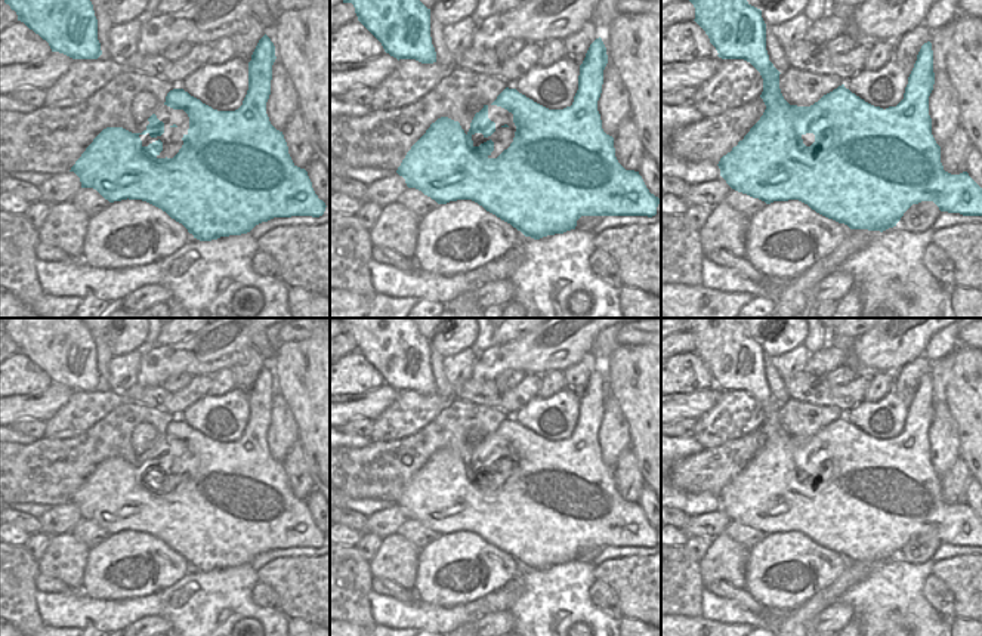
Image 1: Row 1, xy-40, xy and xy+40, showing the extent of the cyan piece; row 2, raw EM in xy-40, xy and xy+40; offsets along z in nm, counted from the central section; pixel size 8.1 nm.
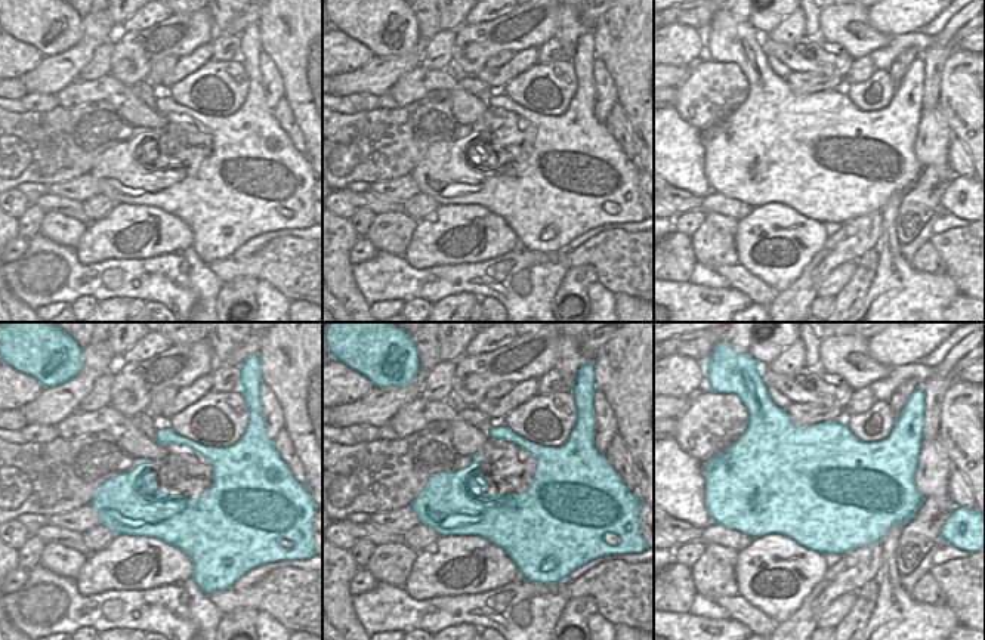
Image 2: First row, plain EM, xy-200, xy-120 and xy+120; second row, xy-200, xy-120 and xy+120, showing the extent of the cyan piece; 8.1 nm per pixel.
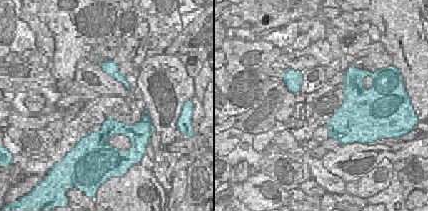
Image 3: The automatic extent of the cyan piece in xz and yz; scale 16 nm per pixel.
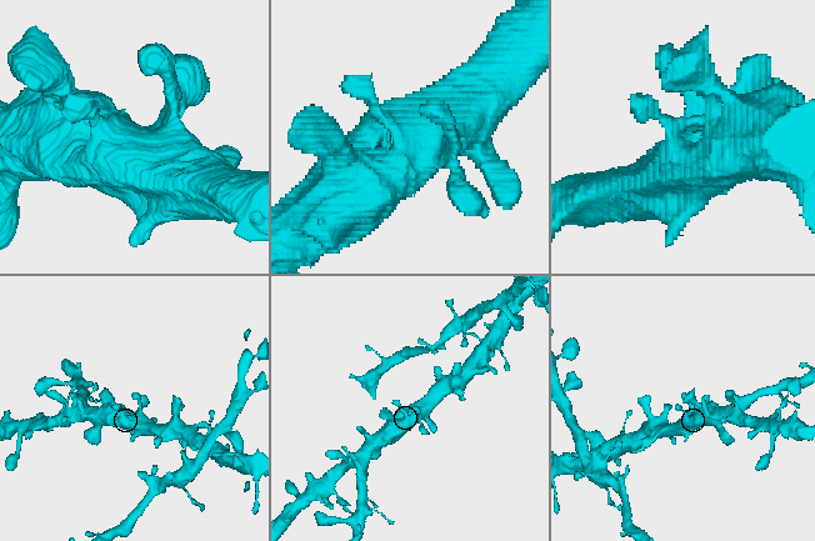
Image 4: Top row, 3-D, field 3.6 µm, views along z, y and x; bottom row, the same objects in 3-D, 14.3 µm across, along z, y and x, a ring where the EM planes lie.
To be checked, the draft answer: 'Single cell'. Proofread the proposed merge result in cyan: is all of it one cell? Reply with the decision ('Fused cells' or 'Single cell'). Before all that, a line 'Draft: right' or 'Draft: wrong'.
Draft: right
Single cell.

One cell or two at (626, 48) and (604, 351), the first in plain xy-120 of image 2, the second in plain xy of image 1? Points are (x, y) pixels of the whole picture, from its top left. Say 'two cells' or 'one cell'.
two cells

